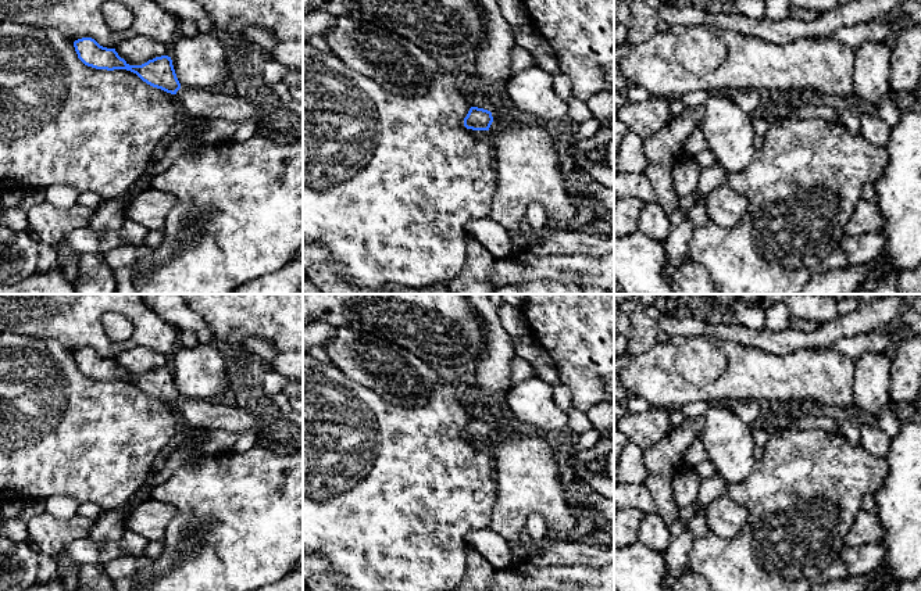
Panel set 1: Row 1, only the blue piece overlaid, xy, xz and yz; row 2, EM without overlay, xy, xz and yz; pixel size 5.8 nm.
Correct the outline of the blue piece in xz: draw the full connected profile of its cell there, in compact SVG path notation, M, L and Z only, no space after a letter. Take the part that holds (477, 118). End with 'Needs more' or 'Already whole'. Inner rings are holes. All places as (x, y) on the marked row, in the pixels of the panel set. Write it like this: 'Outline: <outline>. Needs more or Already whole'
Outline: M471 107L464 118L464 126L472 130L489 130L492 122L492 112L478 107Z. Already whole

